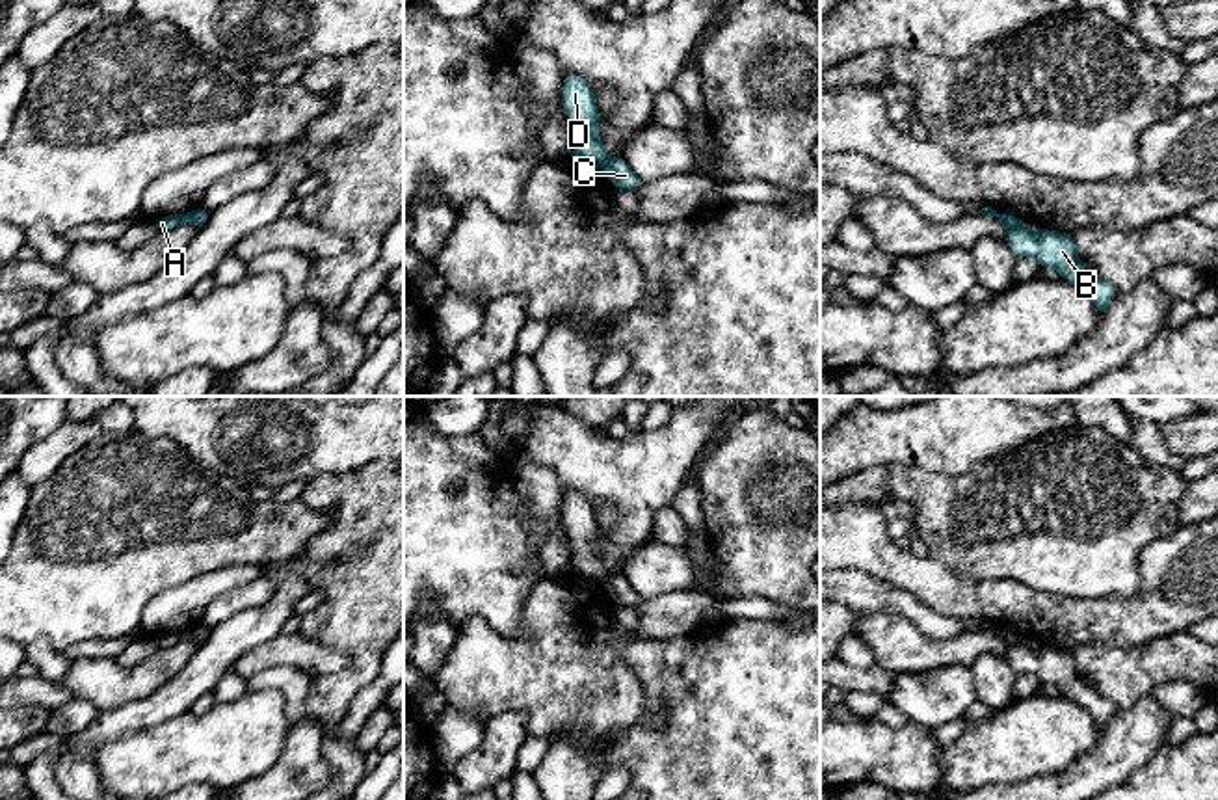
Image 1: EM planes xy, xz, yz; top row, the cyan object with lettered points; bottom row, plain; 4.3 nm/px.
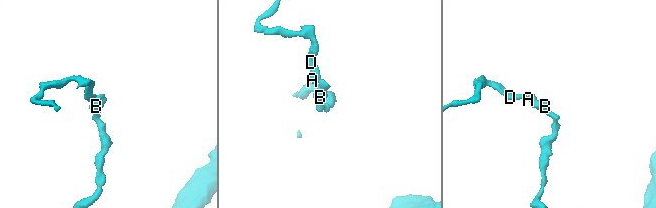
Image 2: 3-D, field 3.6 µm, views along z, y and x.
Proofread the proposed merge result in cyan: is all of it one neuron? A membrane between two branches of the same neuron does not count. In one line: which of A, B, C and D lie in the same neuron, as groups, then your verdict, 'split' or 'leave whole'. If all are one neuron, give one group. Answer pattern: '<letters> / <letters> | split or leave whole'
A D / B C | split

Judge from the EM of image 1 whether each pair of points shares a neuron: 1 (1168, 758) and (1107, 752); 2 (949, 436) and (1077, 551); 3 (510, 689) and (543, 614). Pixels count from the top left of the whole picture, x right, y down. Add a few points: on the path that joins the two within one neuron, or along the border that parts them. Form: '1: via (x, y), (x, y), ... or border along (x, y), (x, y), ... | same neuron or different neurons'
1: border along (1166, 741), (1124, 780) | different neurons
2: border along (1019, 445), (980, 460), (966, 471), (936, 473) | different neurons
3: via (529, 670), (543, 655), (543, 633) | same neuron

